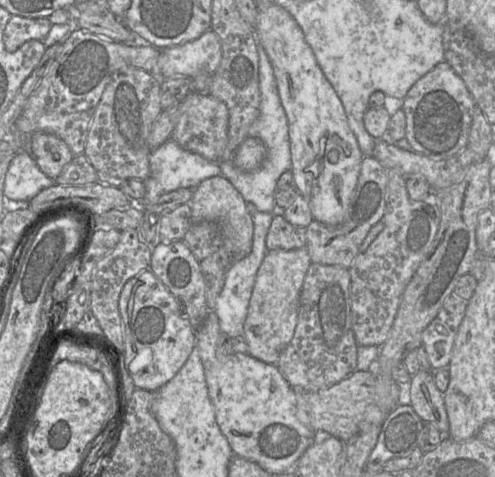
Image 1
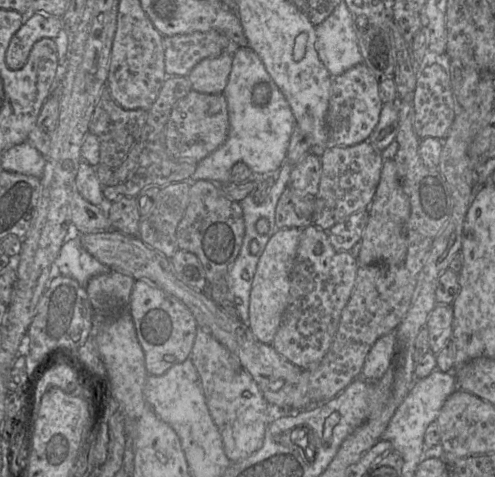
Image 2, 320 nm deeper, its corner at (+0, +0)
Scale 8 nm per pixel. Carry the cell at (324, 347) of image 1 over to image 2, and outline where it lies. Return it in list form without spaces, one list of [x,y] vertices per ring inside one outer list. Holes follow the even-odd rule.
[[[314,224],[302,229],[290,274],[288,306],[271,344],[280,355],[303,370],[319,365],[338,330],[342,310],[354,288],[358,266],[350,252],[334,249],[327,231]]]

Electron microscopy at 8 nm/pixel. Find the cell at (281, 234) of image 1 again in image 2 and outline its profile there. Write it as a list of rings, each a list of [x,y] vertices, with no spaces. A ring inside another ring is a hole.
[[[290,185],[282,193],[275,213],[278,229],[303,229],[315,222],[315,196],[300,192]]]

